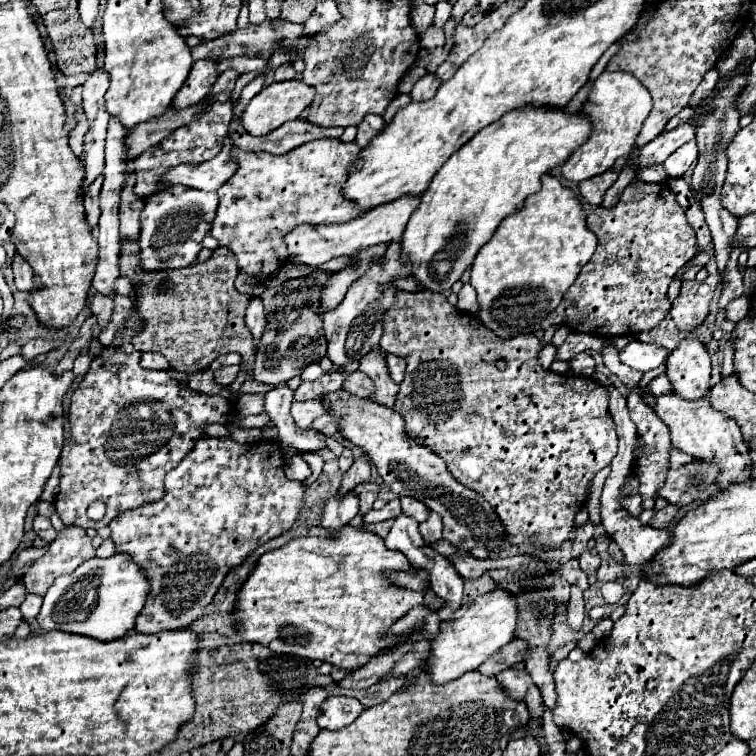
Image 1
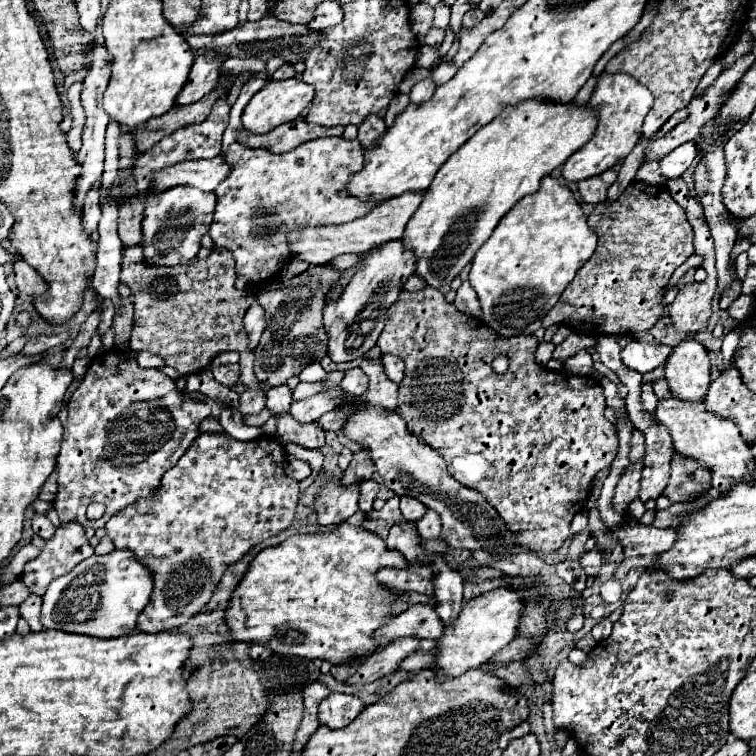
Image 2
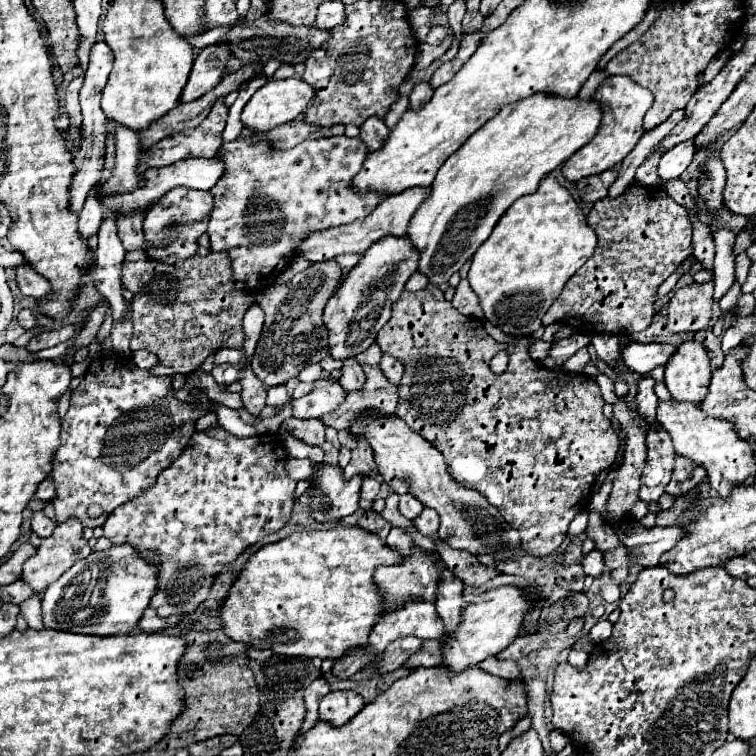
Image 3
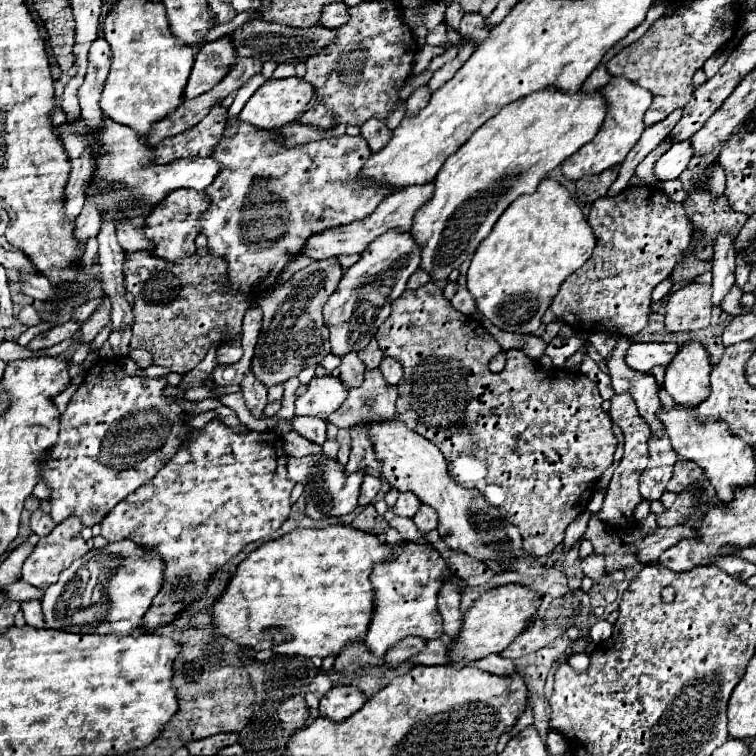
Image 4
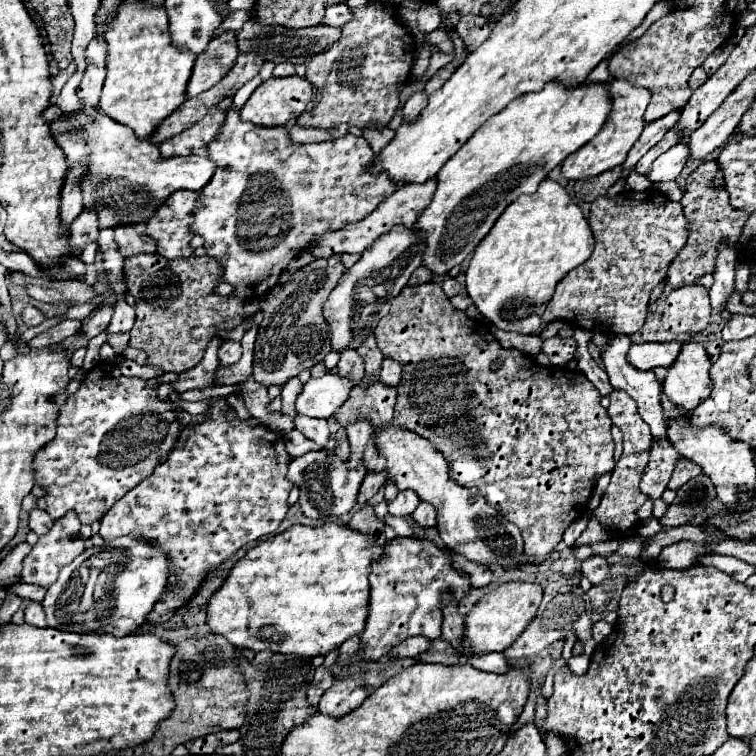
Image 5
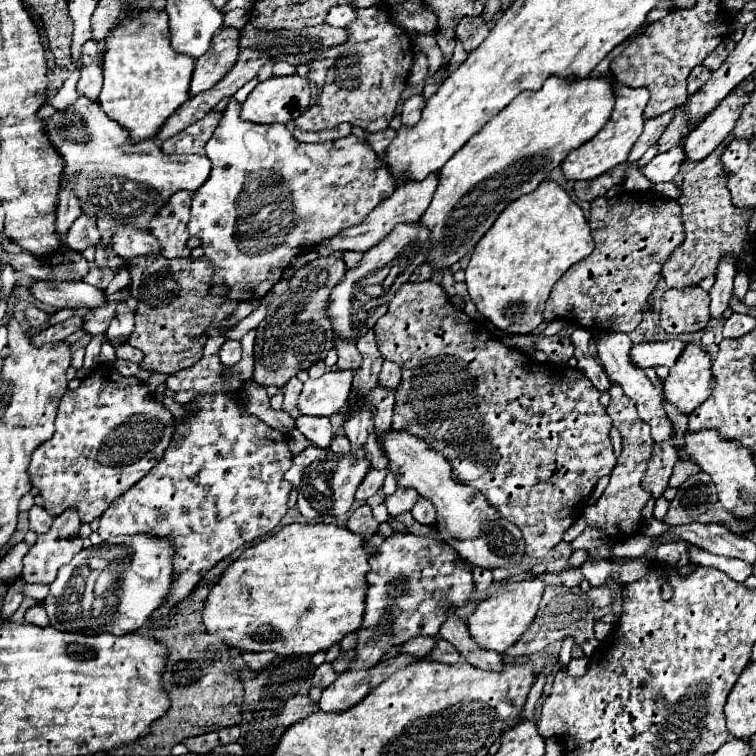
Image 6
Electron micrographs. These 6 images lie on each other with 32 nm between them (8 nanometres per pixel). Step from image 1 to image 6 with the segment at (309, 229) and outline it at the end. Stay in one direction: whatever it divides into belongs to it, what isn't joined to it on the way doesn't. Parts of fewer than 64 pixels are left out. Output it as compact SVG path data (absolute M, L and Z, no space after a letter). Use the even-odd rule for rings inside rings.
M436 172L436 174L428 174L424 180L408 180L406 184L402 184L400 188L396 188L396 192L394 192L390 198L386 198L380 206L376 206L376 208L366 216L366 220L362 220L362 222L356 224L356 226L346 228L344 232L340 232L338 236L334 236L334 238L330 238L330 240L324 240L316 250L320 252L320 256L326 256L326 254L330 254L330 252L334 252L334 250L342 250L342 252L346 252L346 250L360 250L360 252L370 250L370 248L376 246L384 236L388 236L388 234L394 230L396 224L400 224L400 222L418 222L420 216L424 214L424 210L428 208L436 186L438 186L438 172Z

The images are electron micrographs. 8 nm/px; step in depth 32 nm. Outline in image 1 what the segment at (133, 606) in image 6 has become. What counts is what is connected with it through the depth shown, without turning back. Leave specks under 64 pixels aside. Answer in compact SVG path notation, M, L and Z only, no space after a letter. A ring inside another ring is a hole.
M112 554L110 558L90 558L72 574L60 576L48 588L38 622L42 630L62 630L72 634L90 636L96 640L116 640L126 636L136 622L136 616L148 600L150 584L144 578L144 570L124 554Z

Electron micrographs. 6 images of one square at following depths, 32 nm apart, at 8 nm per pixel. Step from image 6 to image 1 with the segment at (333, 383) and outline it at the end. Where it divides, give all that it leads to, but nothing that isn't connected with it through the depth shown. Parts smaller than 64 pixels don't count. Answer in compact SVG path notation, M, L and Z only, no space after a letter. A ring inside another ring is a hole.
M316 396L312 400L304 400L304 402L292 402L292 418L296 420L296 424L300 428L306 428L310 422L314 422L318 416L326 414L328 408L324 408L324 396Z

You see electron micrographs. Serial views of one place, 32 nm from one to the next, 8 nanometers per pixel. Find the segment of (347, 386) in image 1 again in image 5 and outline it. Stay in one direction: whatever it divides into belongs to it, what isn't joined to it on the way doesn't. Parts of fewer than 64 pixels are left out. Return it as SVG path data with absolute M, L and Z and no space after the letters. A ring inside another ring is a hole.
M344 348L344 352L340 352L340 362L338 362L338 372L342 376L350 376L354 384L360 384L362 380L362 372L364 372L364 360L360 358L356 348Z

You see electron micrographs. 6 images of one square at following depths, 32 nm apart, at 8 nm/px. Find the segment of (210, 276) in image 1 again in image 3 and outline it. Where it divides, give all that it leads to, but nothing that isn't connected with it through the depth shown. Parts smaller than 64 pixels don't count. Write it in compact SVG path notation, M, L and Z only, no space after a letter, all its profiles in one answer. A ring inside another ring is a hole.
M132 250L122 266L122 284L134 294L132 350L144 348L160 358L160 364L184 376L194 372L218 348L228 346L243 351L242 318L254 304L254 296L234 288L230 258L226 254L196 254L180 260L180 264L164 264L148 258L146 250ZM250 364L246 366L246 372L242 374L240 384L242 384L242 402L244 402L244 408L250 414L258 416L262 412L262 408L266 406L266 386L252 374ZM246 388L250 388L250 390L246 390Z

